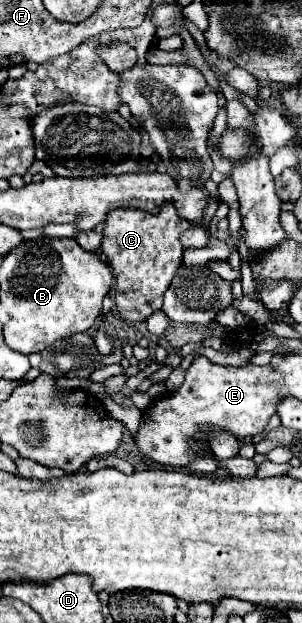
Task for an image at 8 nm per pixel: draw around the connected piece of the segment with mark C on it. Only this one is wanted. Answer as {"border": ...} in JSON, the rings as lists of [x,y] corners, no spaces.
{"border":[[[173,202],[163,204],[159,214],[135,208],[119,208],[107,214],[101,252],[107,256],[115,274],[115,302],[121,318],[141,322],[161,308],[163,294],[181,266],[183,248],[179,236],[187,228],[191,228],[189,220],[177,216]]]}

